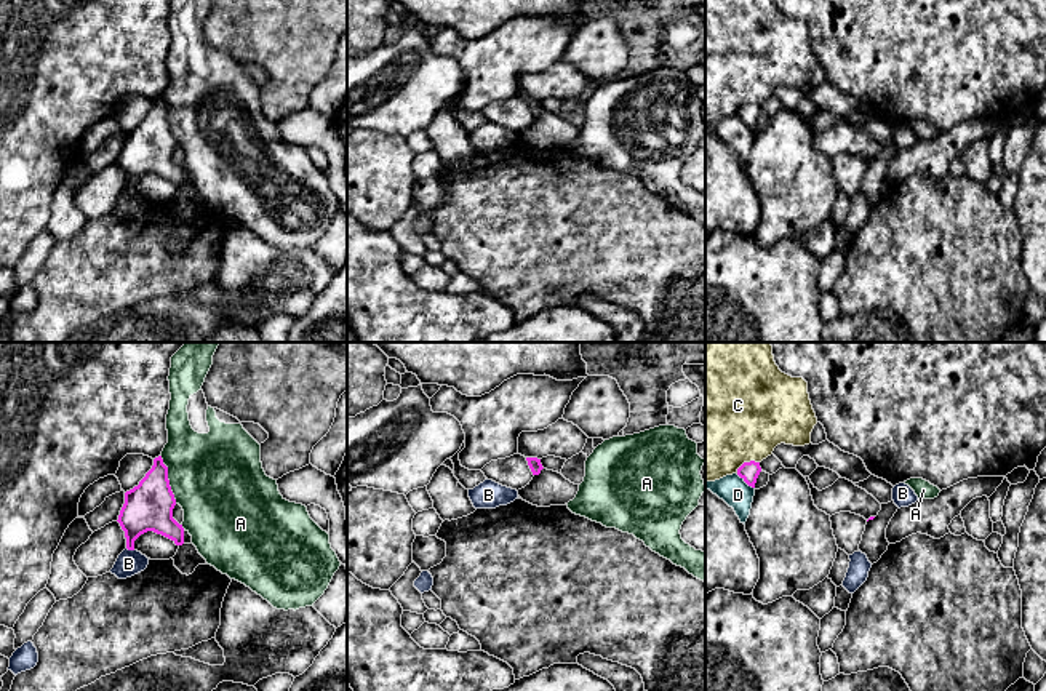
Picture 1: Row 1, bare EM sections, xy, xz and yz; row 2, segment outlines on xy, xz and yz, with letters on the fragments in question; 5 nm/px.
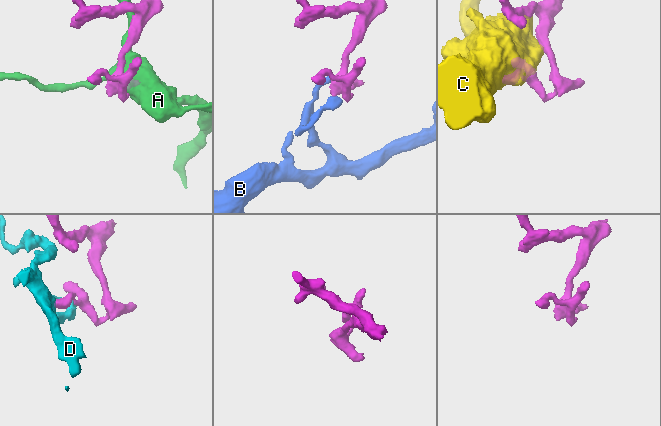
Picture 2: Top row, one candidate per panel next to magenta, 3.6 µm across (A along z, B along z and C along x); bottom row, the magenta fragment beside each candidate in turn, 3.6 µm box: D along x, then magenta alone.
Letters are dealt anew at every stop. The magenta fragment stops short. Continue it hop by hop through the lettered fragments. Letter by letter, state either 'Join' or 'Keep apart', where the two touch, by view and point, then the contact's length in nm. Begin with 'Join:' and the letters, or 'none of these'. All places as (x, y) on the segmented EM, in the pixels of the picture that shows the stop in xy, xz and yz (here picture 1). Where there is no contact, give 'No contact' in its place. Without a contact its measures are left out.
Join: none of these
A: Keep apart. Touches magenta at xy (167, 479). Shared border 260 nm
B: Keep apart. Touches magenta at xy (130, 549). Shared border 40 nm
C: Keep apart. Touches magenta at yz (746, 463). Shared border 130 nm
D: Keep apart. Touches magenta at yz (746, 482). Shared border 120 nm

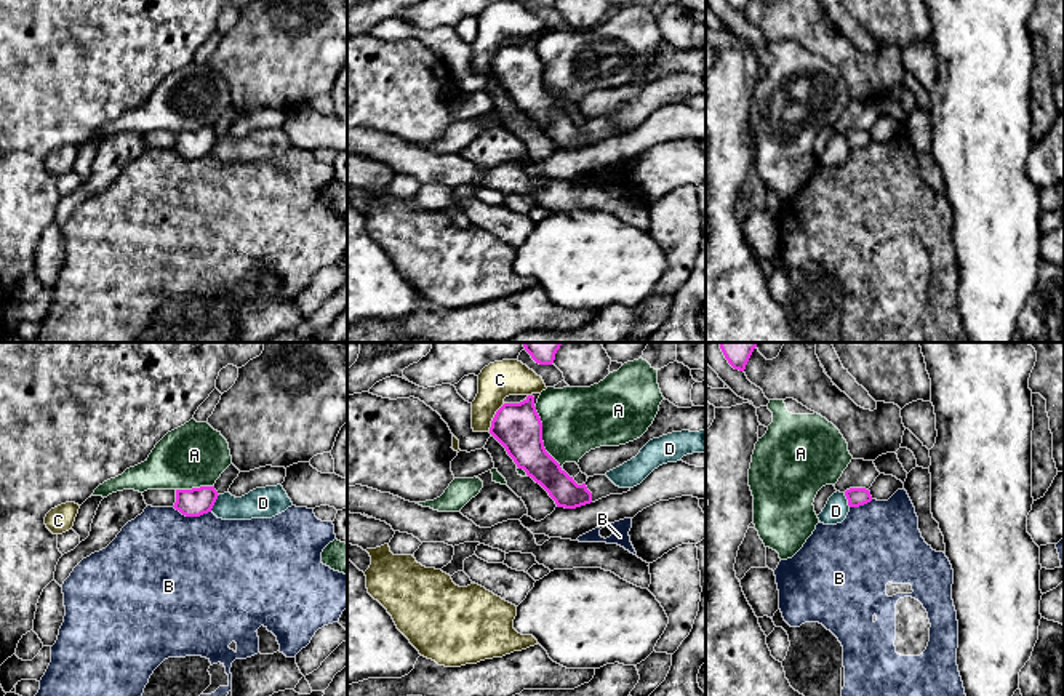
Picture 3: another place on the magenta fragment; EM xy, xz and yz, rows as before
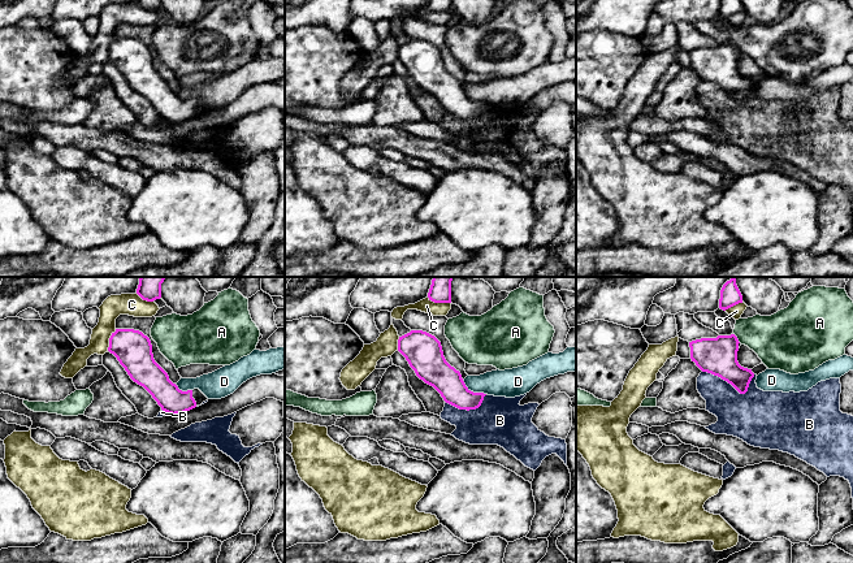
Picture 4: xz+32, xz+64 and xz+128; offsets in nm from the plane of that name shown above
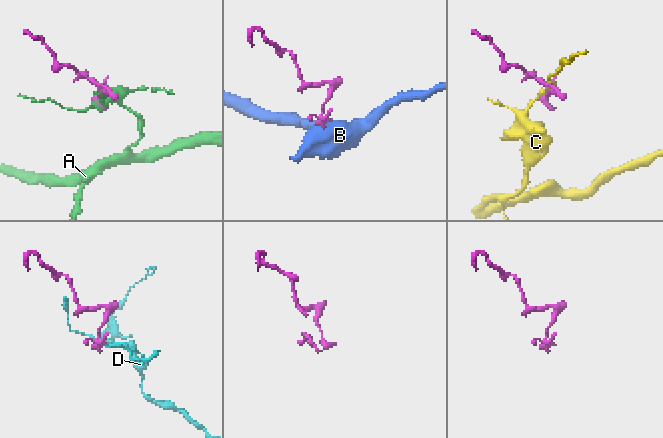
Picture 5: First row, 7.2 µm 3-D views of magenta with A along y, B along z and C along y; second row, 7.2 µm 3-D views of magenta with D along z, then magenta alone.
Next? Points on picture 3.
Join: none of these
A: Keep apart. Touches magenta at xz (541, 439). Shared border 360 nm
B: Keep apart. Touches magenta at xy (192, 516). Shared border 190 nm
C: Keep apart. Touches magenta at xz (493, 418). Shared border 170 nm
D: Keep apart. Touches magenta at xy (215, 501). Shared border 100 nm

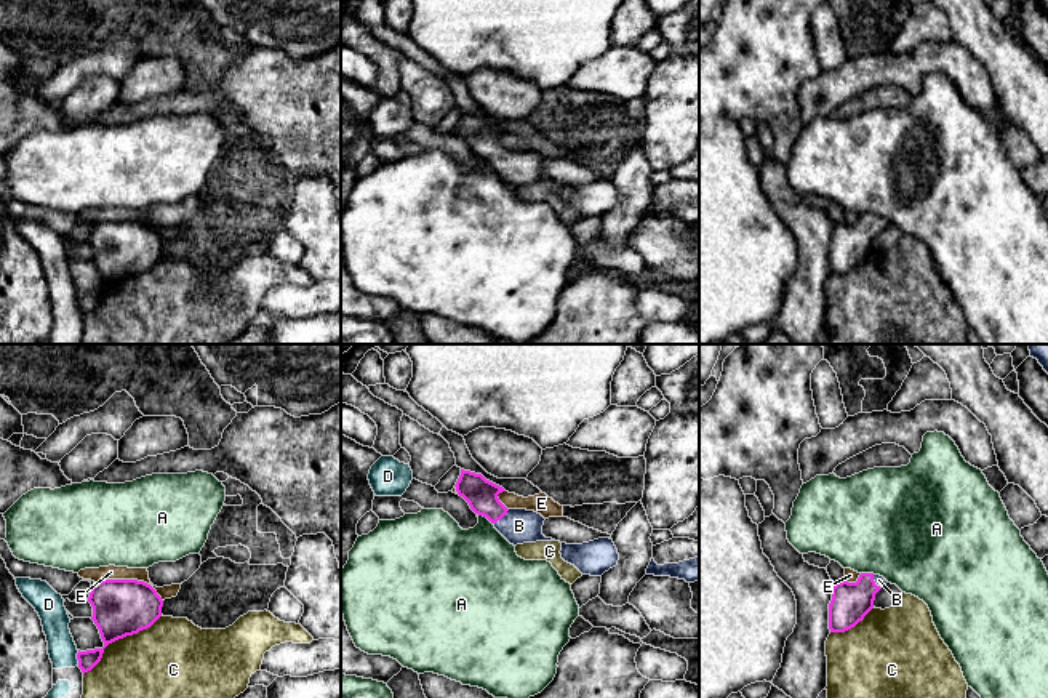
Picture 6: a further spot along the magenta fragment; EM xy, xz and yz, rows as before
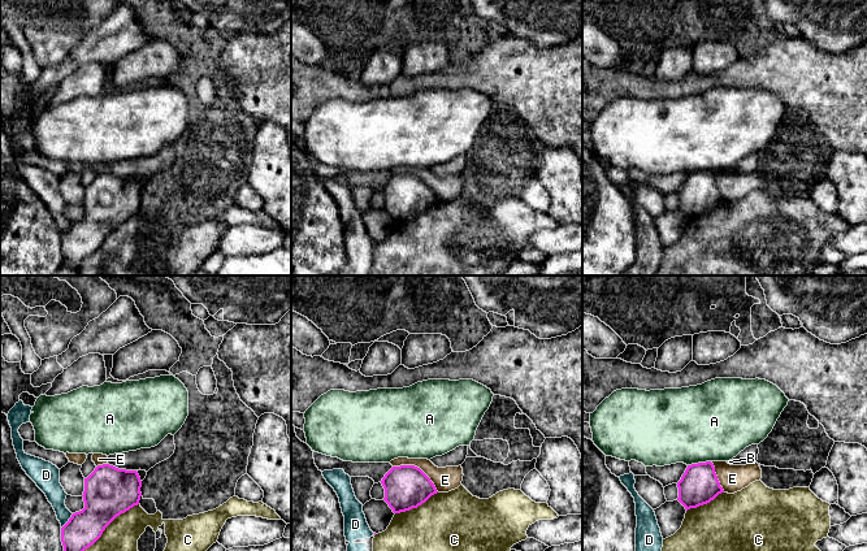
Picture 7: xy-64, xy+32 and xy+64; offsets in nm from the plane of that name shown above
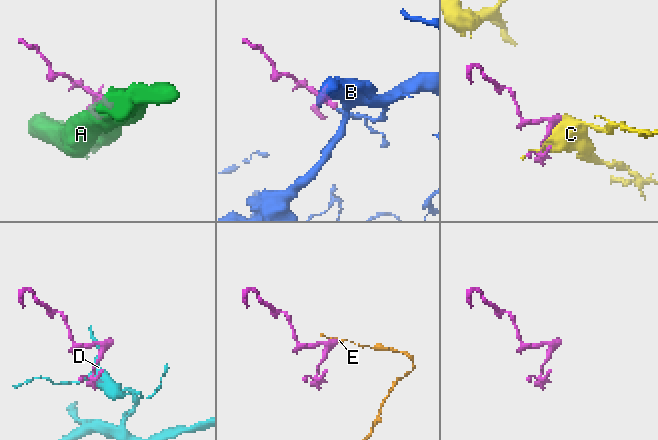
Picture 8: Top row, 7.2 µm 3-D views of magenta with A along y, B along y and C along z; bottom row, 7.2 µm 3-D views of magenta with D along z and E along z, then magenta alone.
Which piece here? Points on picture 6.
Join: B
A: Keep apart. Touches magenta at xz (485, 516). Shared border 100 nm
B: Join. Touches magenta at xz (501, 517). Shared border 120 nm
C: Keep apart. Touches magenta at xy (119, 637). Shared border 500 nm
D: Keep apart. Touches magenta at xy (77, 658). Shared border 80 nm
E: Keep apart. Touches magenta at xy (132, 580). Shared border 340 nm

